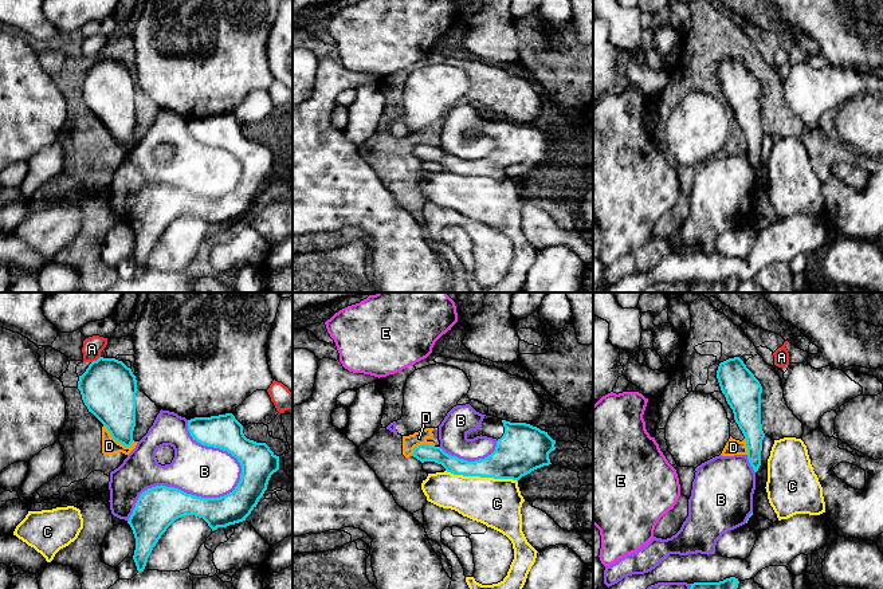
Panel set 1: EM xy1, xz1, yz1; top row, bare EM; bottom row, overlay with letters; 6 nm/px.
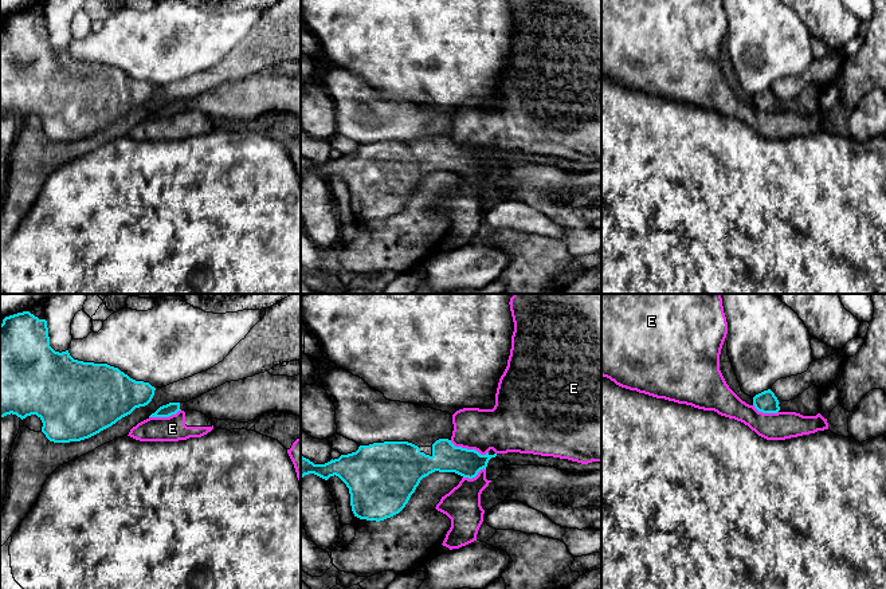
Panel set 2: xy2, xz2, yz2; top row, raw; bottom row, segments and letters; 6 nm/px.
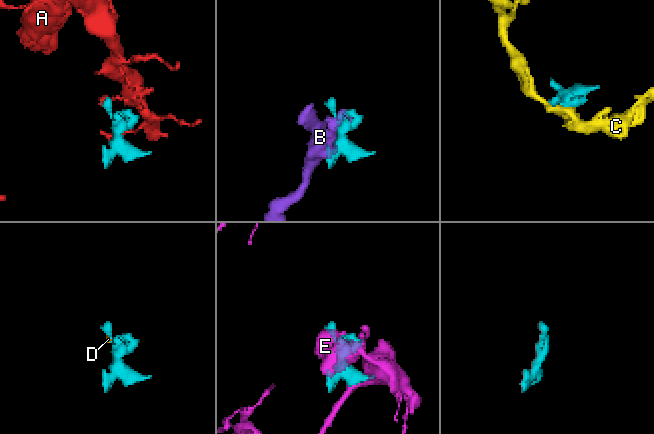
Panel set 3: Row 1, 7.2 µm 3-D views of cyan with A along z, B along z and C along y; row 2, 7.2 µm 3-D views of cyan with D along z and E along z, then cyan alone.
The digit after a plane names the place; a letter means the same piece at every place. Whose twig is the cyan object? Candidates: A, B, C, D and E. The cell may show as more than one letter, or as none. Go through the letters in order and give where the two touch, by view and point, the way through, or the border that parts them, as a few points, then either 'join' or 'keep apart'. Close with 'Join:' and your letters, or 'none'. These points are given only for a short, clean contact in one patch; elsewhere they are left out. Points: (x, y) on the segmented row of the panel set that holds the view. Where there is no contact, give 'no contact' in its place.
A: contact xy1 (97, 360); border xy1 (99, 356), (91, 362); keep apart
B: contact xy1 (185, 493); keep apart
C: contact xz1 (482, 476); keep apart
D: contact xy1 (118, 442); border xy1 (104, 424), (109, 434), (125, 446), (136, 443); keep apart
E: contact xz2 (469, 450); keep apart
Join: none

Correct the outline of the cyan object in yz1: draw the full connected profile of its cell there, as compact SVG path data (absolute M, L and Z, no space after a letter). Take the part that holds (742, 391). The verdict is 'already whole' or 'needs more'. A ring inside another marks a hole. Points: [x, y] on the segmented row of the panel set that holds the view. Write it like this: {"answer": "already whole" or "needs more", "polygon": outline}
{"answer": "already whole", "polygon": "M739 357L721 362L717 378L733 409L734 420L745 436L749 463L757 472L765 437L761 424L762 386Z"}

